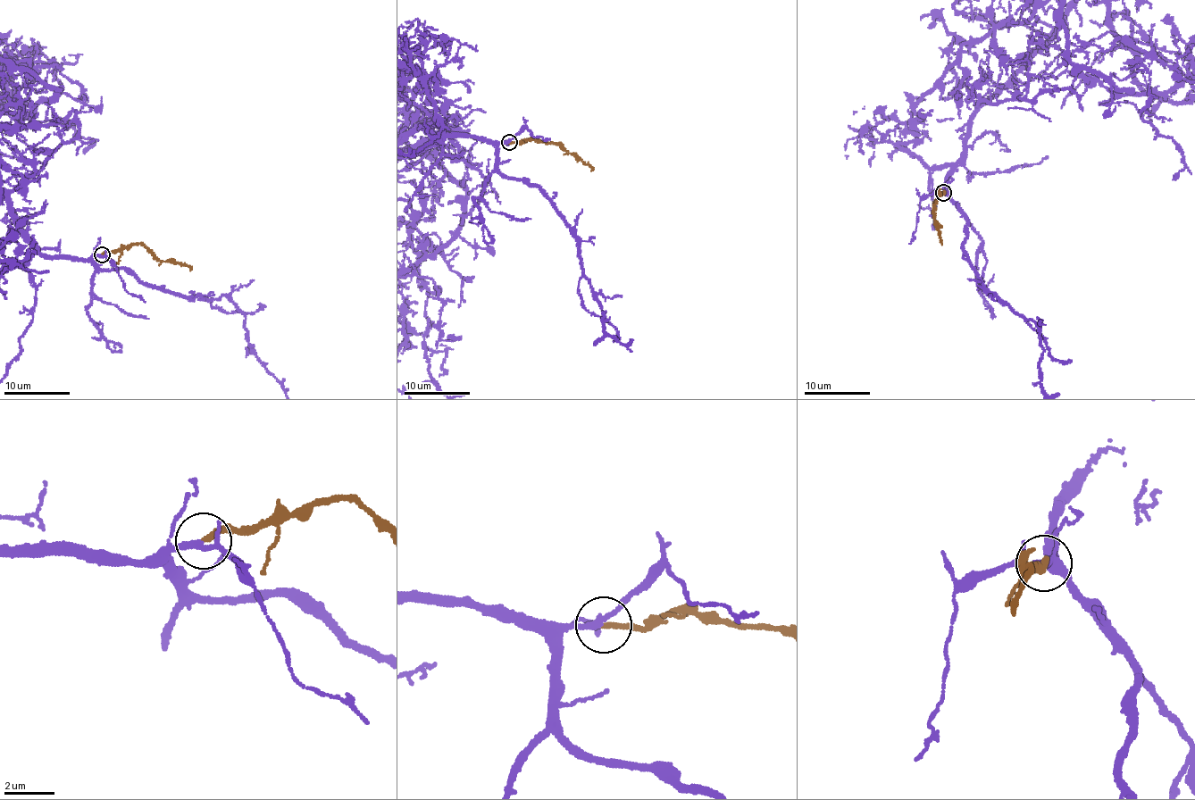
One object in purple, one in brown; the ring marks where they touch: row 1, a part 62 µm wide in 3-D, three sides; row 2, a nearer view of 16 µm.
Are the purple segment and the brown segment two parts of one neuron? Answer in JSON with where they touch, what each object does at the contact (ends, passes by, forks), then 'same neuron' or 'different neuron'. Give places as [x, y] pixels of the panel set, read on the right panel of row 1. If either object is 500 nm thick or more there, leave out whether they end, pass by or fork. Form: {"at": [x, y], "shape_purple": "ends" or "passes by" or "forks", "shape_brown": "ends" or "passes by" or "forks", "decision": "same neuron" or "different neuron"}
{"at": [943, 193], "shape_purple": "passes by", "shape_brown": "ends", "decision": "same neuron"}

